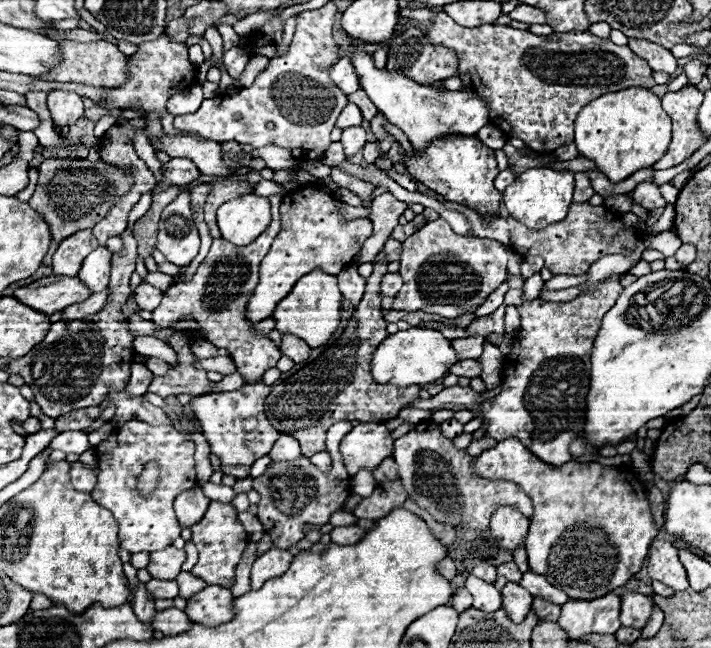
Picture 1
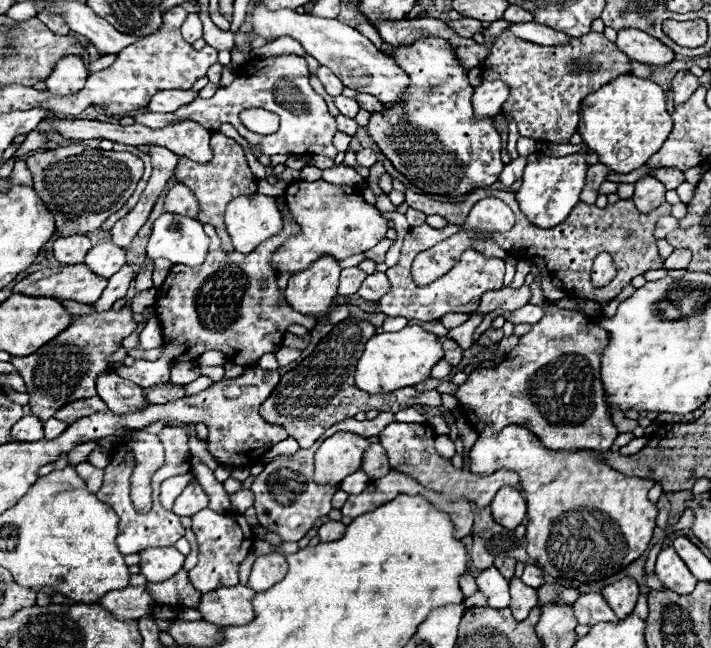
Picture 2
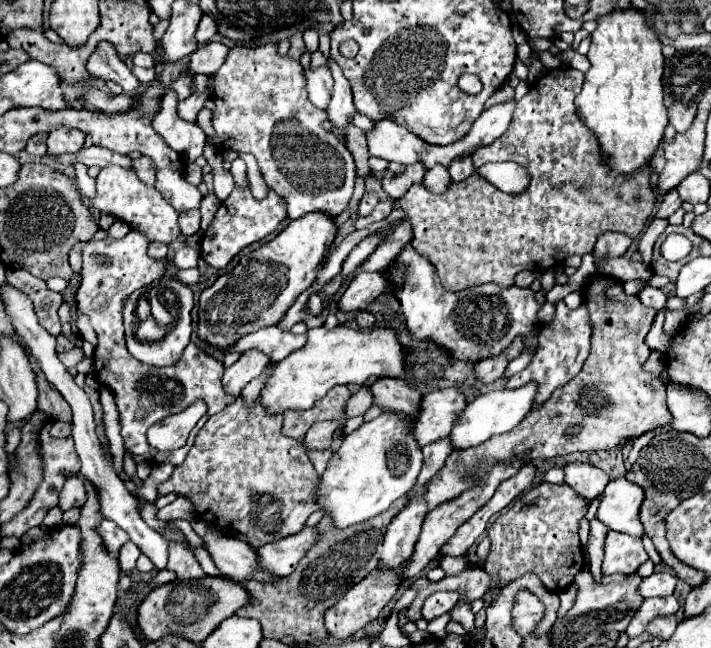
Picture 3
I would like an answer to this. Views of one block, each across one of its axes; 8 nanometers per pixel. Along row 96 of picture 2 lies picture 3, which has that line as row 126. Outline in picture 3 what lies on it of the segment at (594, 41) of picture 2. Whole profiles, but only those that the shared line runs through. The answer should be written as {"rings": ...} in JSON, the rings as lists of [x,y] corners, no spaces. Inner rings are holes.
{"rings":[[[570,66],[548,70],[540,82],[536,82],[520,102],[516,102],[514,118],[508,130],[496,142],[482,148],[482,166],[502,160],[514,160],[522,164],[532,178],[528,192],[518,196],[504,194],[486,178],[482,178],[476,166],[476,172],[470,178],[460,184],[452,182],[446,194],[438,196],[428,192],[422,184],[412,184],[404,198],[396,202],[410,216],[410,224],[414,228],[412,246],[416,252],[420,252],[420,256],[430,260],[446,290],[458,292],[486,282],[508,288],[514,284],[514,276],[522,270],[550,270],[568,256],[584,256],[592,252],[598,236],[604,232],[622,232],[634,240],[646,228],[656,206],[656,196],[650,190],[650,168],[644,168],[644,172],[626,178],[616,176],[600,158],[598,142],[592,132],[588,132],[574,106],[574,98],[580,94],[582,82],[584,74]]]}

